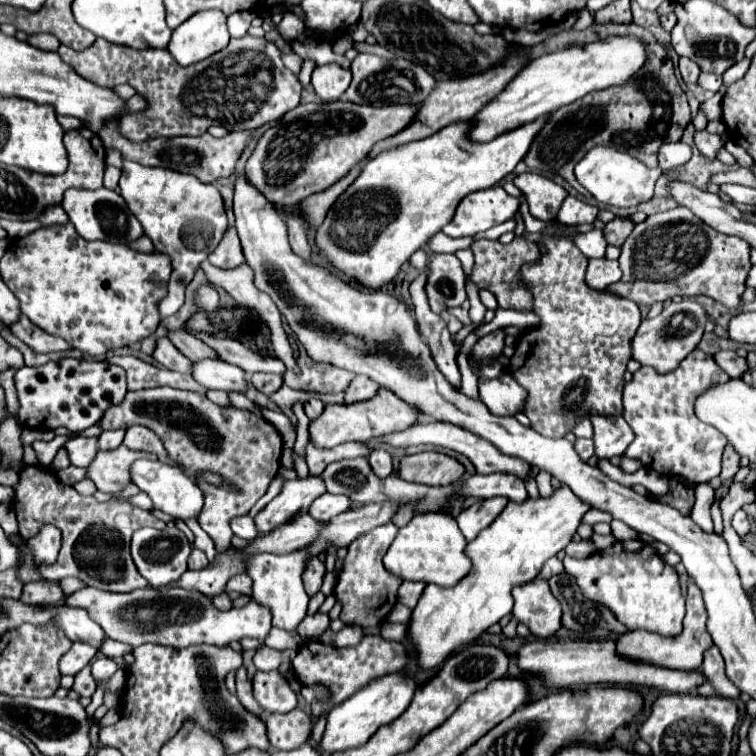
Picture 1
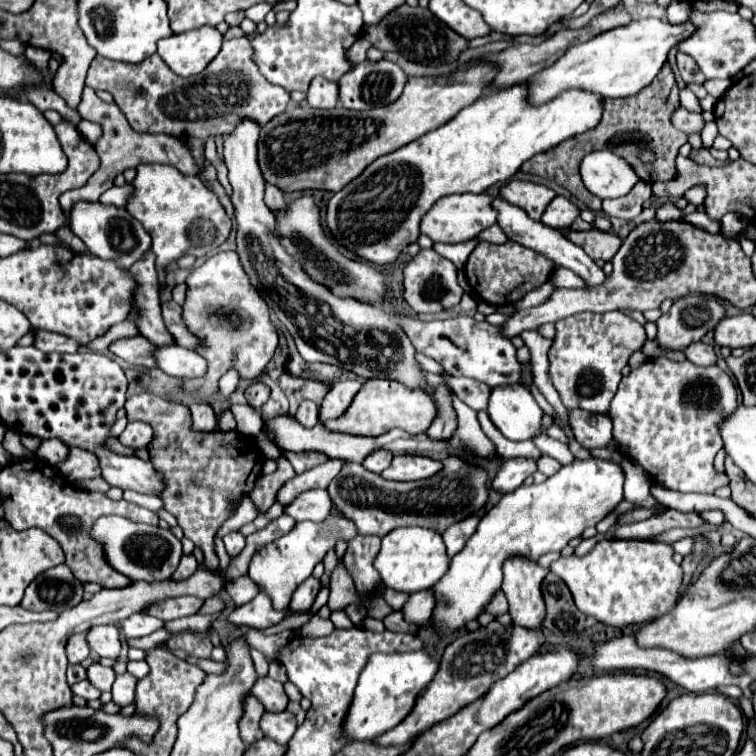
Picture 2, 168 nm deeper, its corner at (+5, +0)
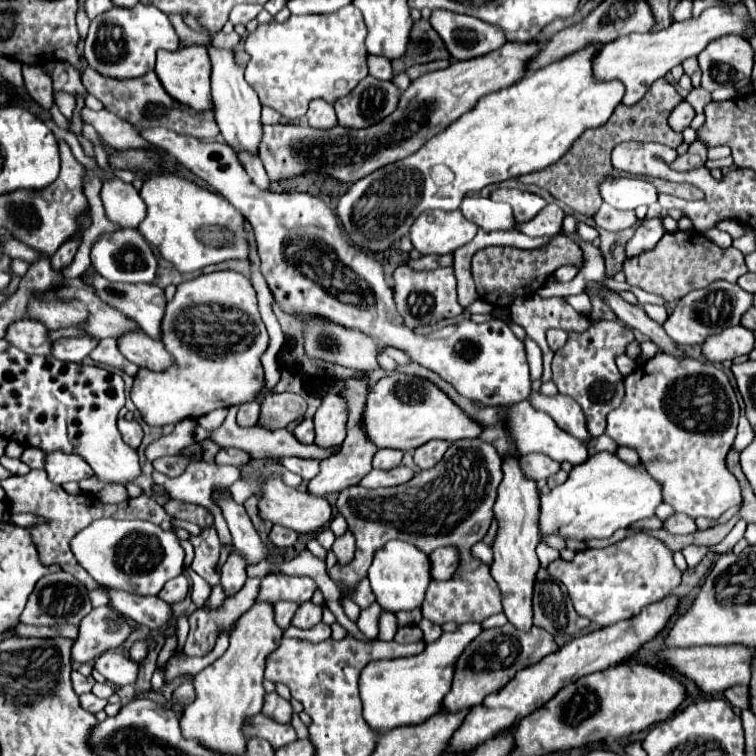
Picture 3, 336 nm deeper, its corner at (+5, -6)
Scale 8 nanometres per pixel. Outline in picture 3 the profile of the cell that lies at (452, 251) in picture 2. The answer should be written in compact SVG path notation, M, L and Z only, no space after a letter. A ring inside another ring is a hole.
M424 256L418 260L408 260L406 264L412 270L434 270L442 266L452 266L452 256Z

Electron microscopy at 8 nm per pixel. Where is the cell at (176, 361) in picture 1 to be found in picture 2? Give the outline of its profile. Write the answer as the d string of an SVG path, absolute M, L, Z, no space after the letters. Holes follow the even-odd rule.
M134 336L128 340L118 340L110 346L110 350L124 358L126 362L134 364L134 366L144 366L144 368L156 368L156 346L146 340L144 336Z

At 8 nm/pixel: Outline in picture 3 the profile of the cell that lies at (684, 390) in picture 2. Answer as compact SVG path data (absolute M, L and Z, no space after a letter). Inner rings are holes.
M658 352L652 360L644 362L630 376L626 376L624 384L626 396L620 408L608 414L606 434L616 444L638 450L640 460L648 466L648 472L662 484L664 502L690 518L704 516L708 520L718 520L728 508L738 506L742 500L740 486L726 468L726 454L736 438L740 406L728 376L714 364Z

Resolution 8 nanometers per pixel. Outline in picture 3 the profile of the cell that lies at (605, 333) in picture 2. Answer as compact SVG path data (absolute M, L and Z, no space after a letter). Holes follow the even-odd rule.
M602 320L592 324L584 334L570 334L570 340L562 350L556 350L552 360L552 380L558 392L572 396L586 414L586 428L590 438L598 438L606 430L606 416L618 408L624 398L624 378L616 368L614 358L624 354L624 348L634 340L630 328L620 322Z

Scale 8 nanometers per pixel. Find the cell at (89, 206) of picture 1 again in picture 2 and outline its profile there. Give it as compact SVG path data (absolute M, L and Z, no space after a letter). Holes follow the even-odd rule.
M74 202L70 208L70 230L88 246L90 252L96 252L98 256L116 260L122 268L130 268L140 256L144 256L146 250L150 250L150 236L142 228L142 224L128 214L128 210L114 206L114 204L102 204L98 202Z

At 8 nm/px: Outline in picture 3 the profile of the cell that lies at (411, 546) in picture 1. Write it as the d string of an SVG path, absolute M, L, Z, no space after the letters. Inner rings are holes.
M392 540L384 544L380 550L376 550L374 560L368 568L368 580L372 594L376 596L376 602L382 606L382 610L394 614L400 610L414 610L422 604L426 588L432 580L428 576L428 556L408 542Z

